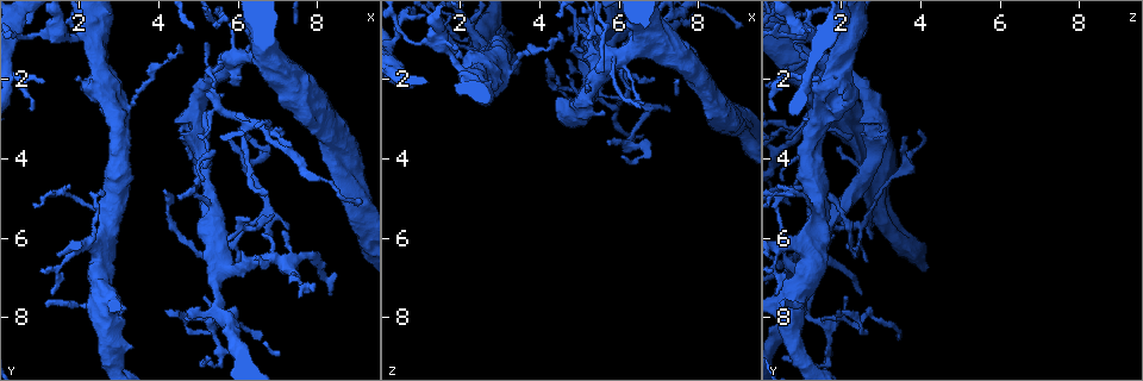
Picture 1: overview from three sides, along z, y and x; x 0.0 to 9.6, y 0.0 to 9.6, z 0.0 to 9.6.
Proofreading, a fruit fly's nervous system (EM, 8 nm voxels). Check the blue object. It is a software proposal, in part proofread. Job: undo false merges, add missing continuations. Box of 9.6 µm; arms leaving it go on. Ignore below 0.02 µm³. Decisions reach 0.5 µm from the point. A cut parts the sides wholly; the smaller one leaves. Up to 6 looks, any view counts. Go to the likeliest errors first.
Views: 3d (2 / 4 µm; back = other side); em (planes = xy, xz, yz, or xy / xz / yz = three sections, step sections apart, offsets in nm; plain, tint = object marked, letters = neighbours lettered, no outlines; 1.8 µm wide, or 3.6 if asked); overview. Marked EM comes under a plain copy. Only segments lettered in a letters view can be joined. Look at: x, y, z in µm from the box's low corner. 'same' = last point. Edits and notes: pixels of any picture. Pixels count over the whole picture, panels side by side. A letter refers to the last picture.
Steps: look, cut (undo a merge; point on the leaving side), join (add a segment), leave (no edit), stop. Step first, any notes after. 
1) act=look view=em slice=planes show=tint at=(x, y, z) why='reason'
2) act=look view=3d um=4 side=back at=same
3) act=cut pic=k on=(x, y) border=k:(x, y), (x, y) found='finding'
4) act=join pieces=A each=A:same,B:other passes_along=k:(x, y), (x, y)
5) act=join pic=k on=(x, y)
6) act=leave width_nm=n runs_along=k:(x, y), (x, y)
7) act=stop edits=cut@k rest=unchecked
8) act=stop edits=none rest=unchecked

act=look view=3d um=2 at=(2.20, 6.15, 0.65) why='arms run side by side'

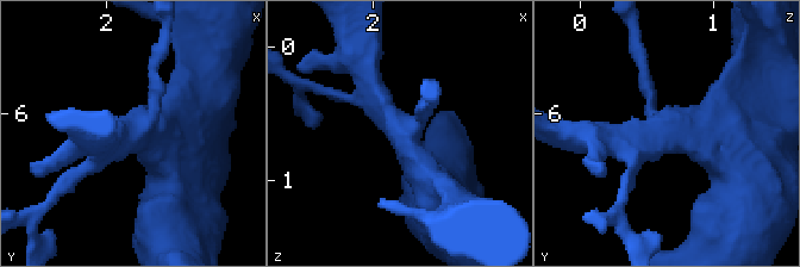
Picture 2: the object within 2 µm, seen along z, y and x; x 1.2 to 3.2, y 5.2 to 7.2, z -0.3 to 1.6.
act=look view=em slice=xz step=8 show=tint at=(2.18, 6.16, 0.60) arms=4

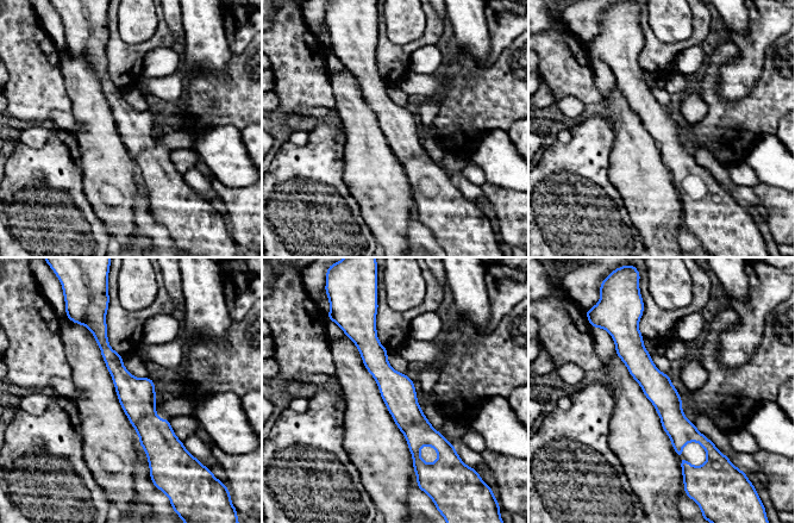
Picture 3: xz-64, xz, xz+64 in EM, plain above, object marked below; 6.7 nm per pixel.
act=look view=em slice=planes show=letters at=same

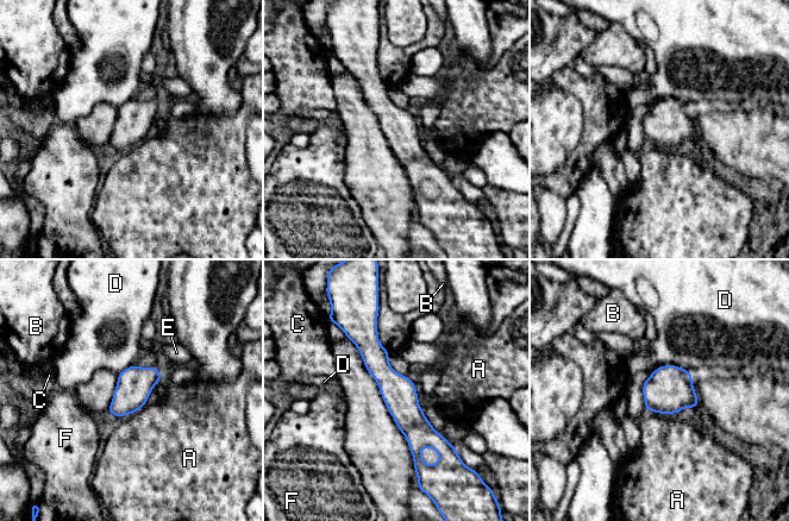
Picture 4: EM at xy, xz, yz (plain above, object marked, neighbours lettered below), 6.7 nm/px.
act=leave width_nm=240 each=A:other,B:other,C:other,D:other,E:other,F:other border=4:(646, 410), (662, 414) found='all the same cell'

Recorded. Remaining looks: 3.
act=look view=3d um=2 at=(6.20, 1.20, 1.75) why='small branch off a trunk'

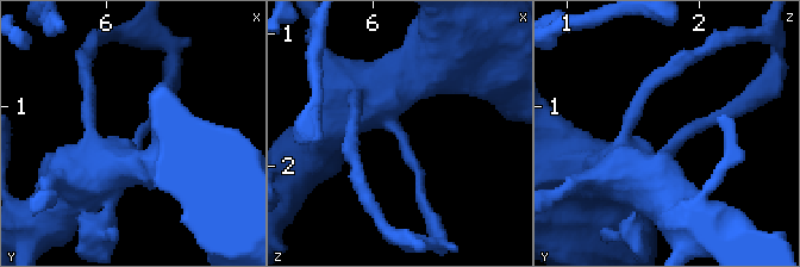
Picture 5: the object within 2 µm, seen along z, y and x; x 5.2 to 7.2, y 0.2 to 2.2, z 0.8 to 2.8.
act=look view=em slice=planes show=tint at=(6.20, 1.28, 1.80)

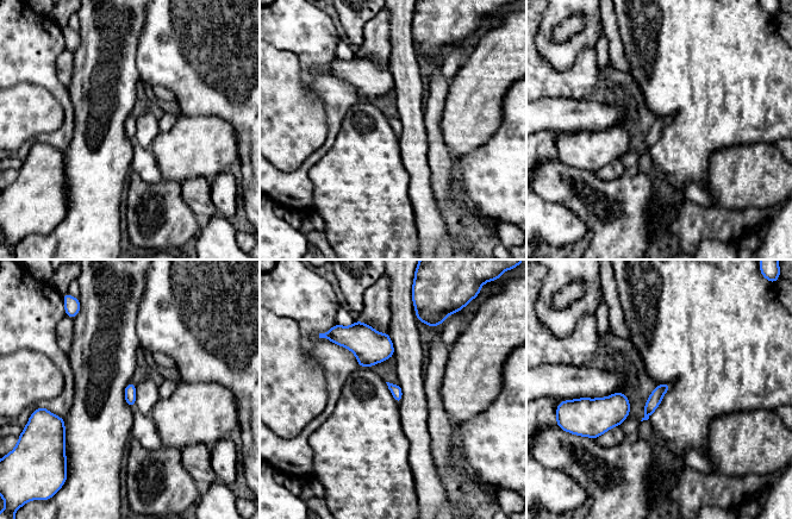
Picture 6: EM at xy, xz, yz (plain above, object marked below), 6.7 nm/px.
act=look view=em slice=planes show=letters at=same why='see the neighbours'

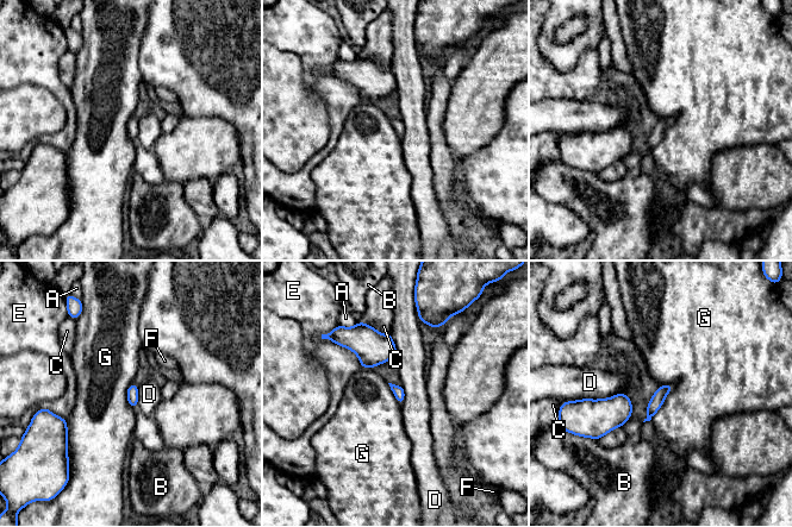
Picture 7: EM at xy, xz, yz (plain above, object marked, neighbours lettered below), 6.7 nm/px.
act=leave width_nm=80 each=A:other,B:other,C:other,D:other,E:other,F:other,G:other border=7:(672, 383), (663, 405), (649, 420) found='one cell here'

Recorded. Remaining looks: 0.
act=stop edits=none rest=unchecked

